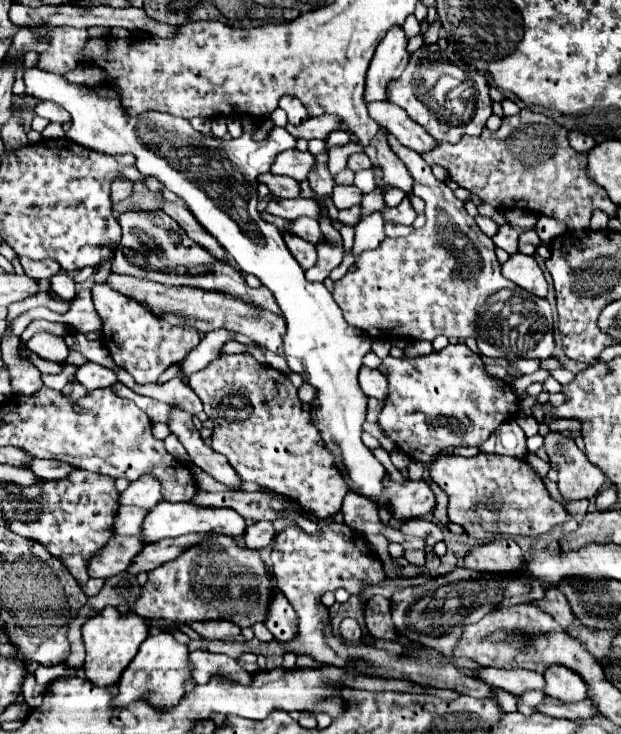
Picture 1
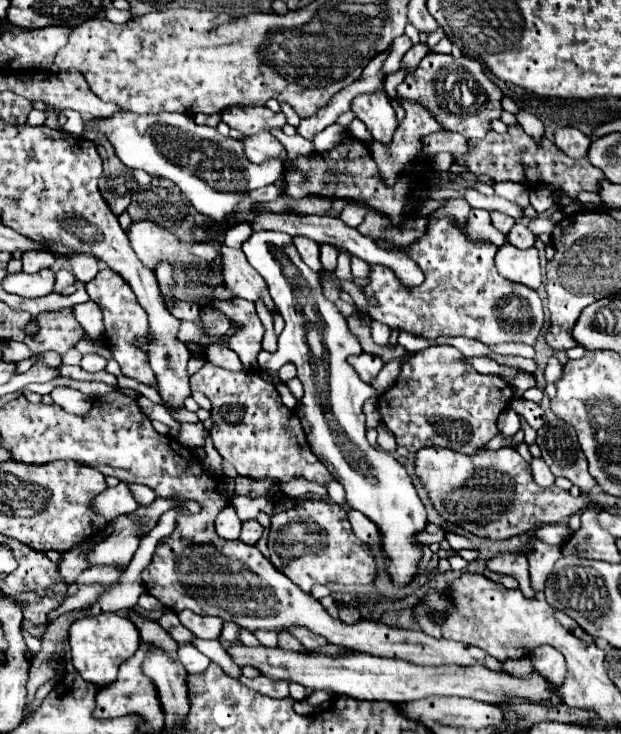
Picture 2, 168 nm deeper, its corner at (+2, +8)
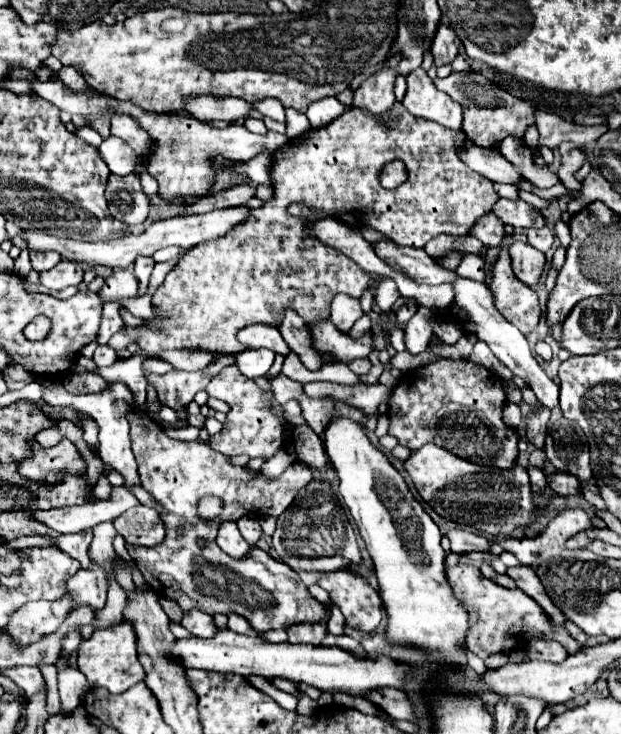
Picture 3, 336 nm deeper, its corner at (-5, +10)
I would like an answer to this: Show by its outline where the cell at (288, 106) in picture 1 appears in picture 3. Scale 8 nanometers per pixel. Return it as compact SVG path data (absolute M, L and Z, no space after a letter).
M287 109L287 121L285 121L285 125L287 125L285 135L287 135L289 139L299 137L301 133L309 131L309 119L305 117L305 113L299 113L299 111L295 111L295 109Z

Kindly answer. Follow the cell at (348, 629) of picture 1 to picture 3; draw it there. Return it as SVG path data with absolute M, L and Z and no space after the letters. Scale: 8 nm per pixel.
M339 569L337 573L323 573L317 583L329 593L331 603L341 609L347 627L363 633L373 633L379 627L383 619L379 593L361 575Z

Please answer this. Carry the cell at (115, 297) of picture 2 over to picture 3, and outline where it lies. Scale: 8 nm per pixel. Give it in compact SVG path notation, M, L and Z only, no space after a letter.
M218 355L215 362L200 371L173 370L167 375L145 375L157 387L163 405L177 411L179 419L187 419L187 405L193 401L195 393L205 389L205 385L218 375L224 367L235 363L235 355Z

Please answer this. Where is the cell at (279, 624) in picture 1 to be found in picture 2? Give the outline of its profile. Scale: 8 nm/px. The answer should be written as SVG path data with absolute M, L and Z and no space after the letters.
M290 627L288 631L290 631L306 649L318 649L318 647L322 647L322 645L328 643L328 641L322 639L320 635L314 635L312 631L306 631L306 627Z

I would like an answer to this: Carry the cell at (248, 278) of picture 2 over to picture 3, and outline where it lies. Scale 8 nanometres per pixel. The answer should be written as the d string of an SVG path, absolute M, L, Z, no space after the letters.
M291 309L285 311L285 321L279 331L281 331L285 343L289 345L289 349L301 359L301 363L309 371L321 369L323 361L321 361L321 355L313 349L313 345L309 341L309 327L295 311L291 311Z

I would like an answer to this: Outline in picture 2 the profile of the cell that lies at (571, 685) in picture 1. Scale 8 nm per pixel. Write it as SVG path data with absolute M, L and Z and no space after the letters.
M538 647L538 651L530 655L530 661L534 665L534 671L540 673L550 683L554 683L556 687L564 683L566 679L564 657L554 647Z

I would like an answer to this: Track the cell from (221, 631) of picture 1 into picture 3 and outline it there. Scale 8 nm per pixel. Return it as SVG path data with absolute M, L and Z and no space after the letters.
M199 609L187 611L179 623L191 635L197 635L197 637L213 637L213 633L217 633L217 627L213 623L213 617L207 615L207 613L201 613Z

